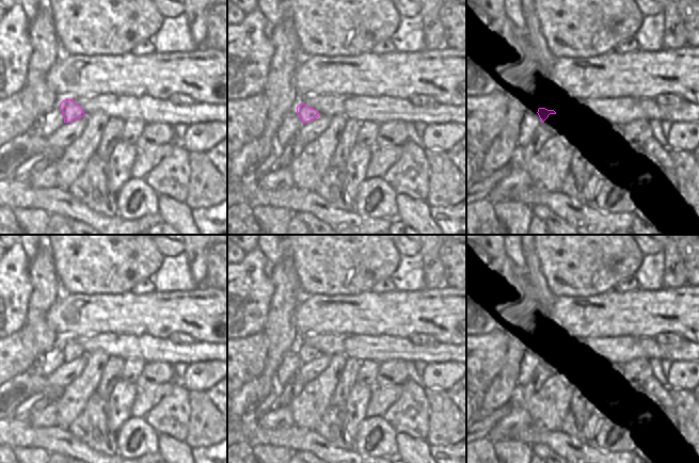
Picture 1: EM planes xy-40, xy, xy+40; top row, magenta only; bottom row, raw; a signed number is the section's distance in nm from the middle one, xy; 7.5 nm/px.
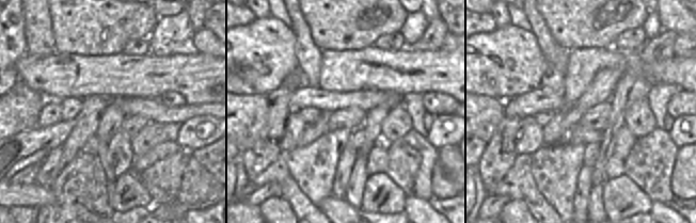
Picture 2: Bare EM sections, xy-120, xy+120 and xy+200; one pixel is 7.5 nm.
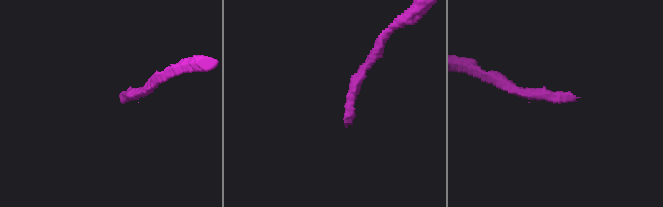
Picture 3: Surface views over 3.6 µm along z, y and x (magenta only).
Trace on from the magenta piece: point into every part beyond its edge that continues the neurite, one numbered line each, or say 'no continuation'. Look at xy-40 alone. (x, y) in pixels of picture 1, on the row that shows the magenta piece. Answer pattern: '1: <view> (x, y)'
no continuation

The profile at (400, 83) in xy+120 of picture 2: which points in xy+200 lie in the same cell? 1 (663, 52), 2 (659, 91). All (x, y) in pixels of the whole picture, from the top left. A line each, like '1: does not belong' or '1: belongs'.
1: does not belong
2: does not belong

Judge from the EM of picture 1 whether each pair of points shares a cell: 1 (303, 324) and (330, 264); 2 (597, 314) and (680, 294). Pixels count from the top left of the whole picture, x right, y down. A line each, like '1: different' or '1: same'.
1: different
2: same

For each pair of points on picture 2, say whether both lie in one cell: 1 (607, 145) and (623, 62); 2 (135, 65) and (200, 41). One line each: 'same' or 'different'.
1: different
2: different

